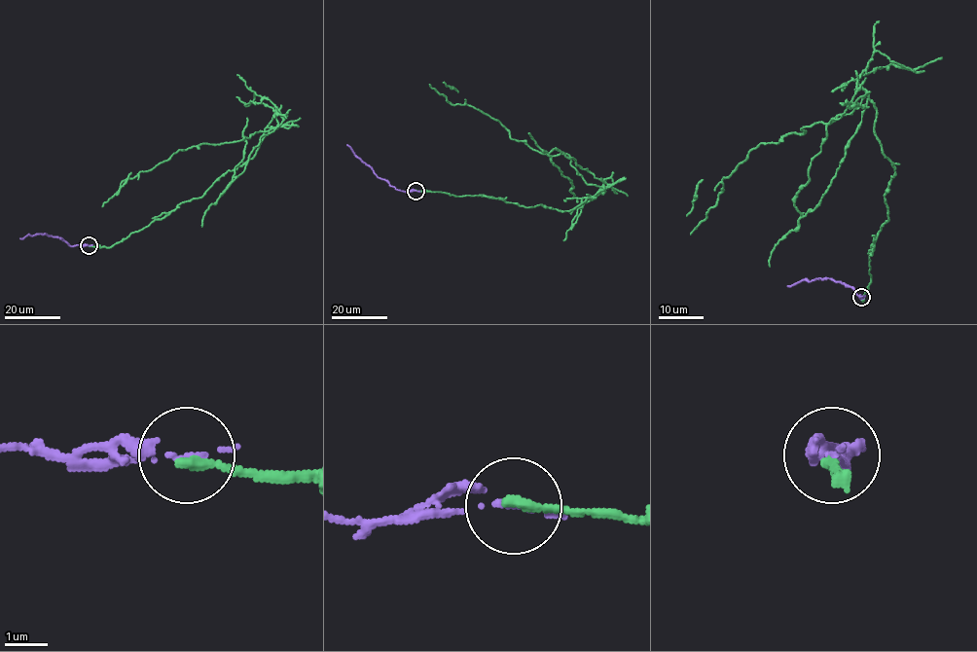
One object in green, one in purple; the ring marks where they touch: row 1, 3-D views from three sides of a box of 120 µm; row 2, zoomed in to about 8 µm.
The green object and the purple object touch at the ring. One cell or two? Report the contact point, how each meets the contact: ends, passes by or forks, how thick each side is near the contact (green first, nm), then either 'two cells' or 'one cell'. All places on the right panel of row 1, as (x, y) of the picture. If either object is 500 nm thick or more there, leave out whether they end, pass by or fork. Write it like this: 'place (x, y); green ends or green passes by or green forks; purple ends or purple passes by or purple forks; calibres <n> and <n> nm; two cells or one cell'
place (861, 297); green ends; purple ends; calibres 240 and 100 nm; two cells

